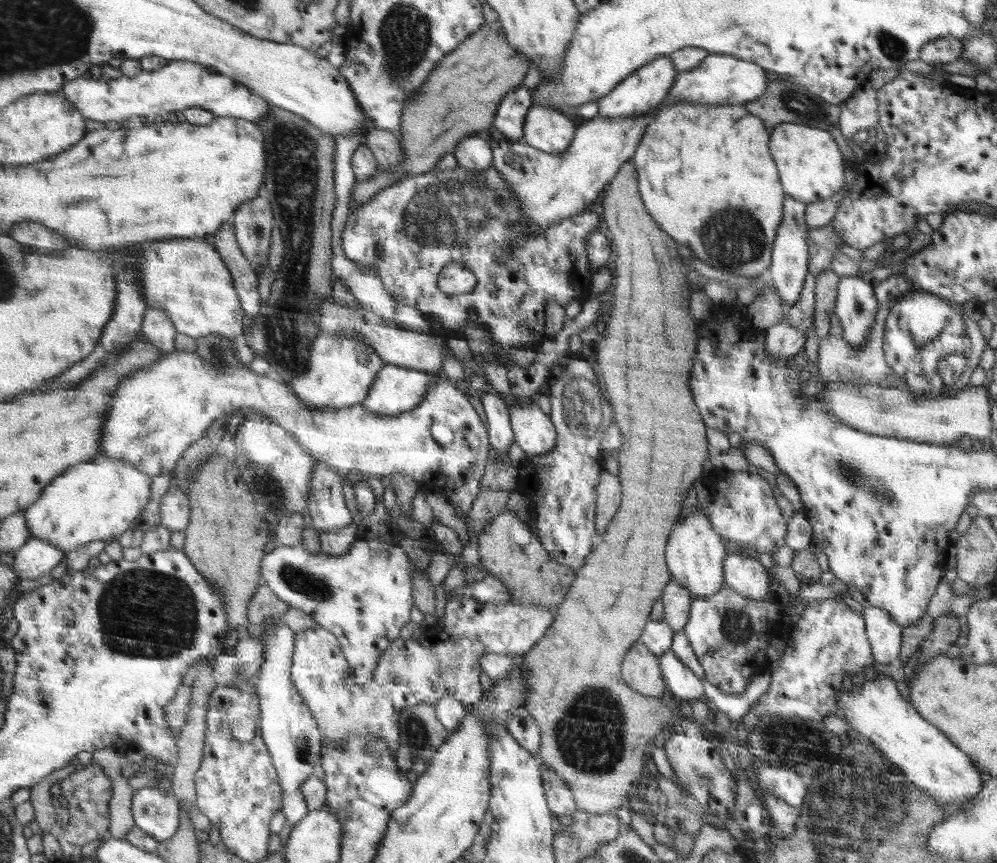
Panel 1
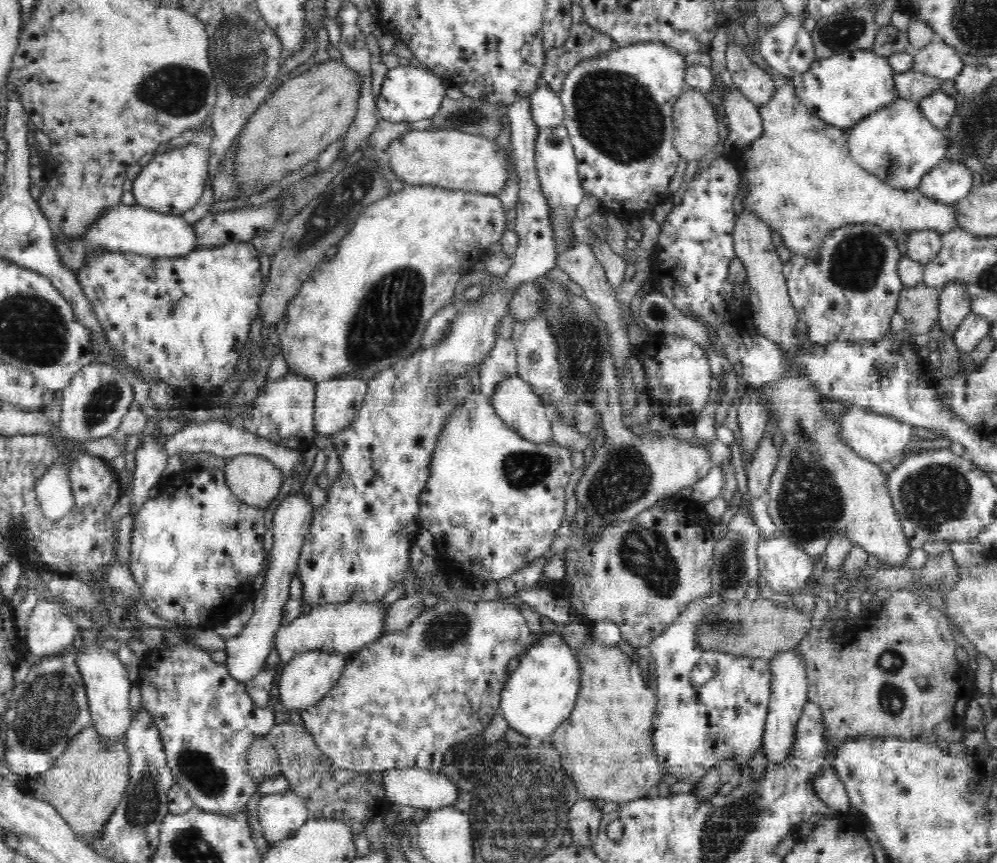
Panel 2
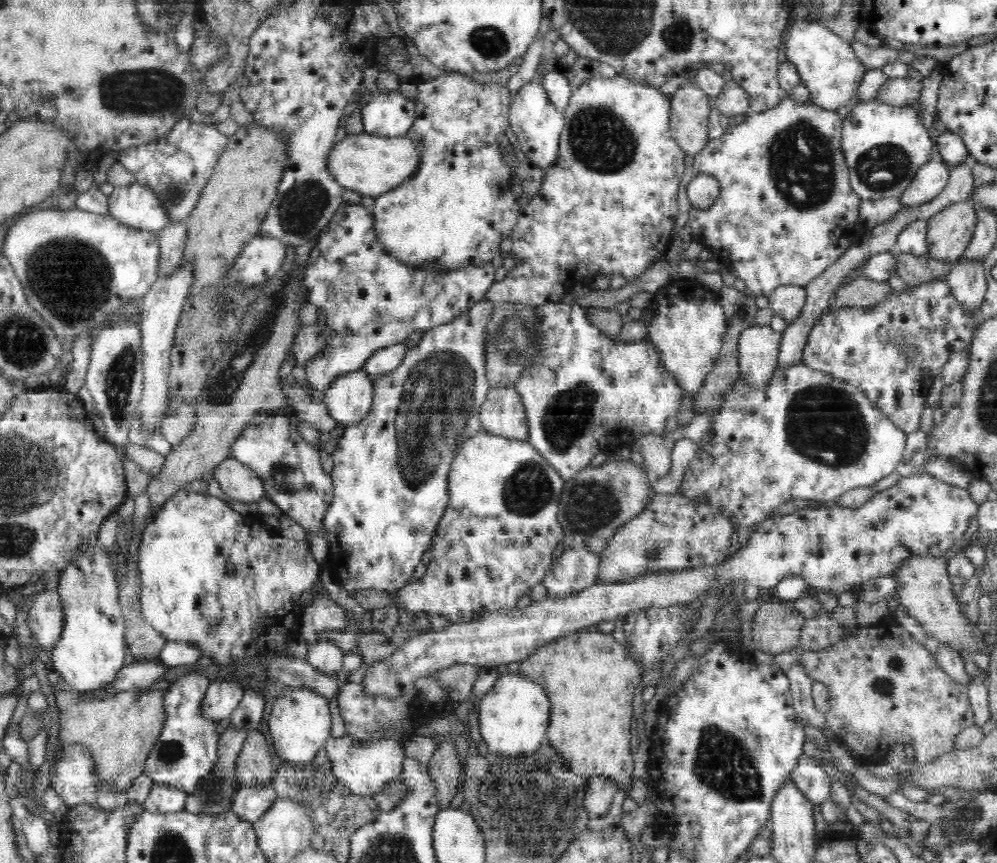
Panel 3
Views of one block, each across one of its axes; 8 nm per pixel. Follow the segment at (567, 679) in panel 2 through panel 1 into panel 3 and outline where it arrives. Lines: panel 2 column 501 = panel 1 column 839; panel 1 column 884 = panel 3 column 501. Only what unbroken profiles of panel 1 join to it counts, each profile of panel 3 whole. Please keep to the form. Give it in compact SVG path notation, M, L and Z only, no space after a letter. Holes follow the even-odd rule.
M518 673L501 675L479 704L478 722L482 740L488 745L490 752L500 753L502 756L534 752L540 748L546 736L550 710L550 701L539 684Z

